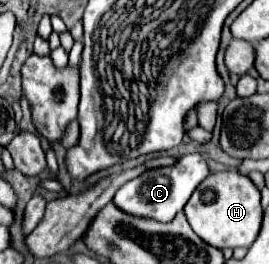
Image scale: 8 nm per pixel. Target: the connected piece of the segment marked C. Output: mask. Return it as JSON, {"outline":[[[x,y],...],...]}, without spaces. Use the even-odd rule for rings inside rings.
{"outline":[[[199,153],[183,155],[183,157],[179,157],[175,167],[159,167],[159,169],[153,169],[153,171],[145,171],[143,175],[127,181],[115,193],[113,203],[115,203],[115,207],[125,211],[127,215],[149,217],[149,219],[155,219],[155,221],[161,221],[161,223],[169,223],[169,221],[173,221],[173,217],[179,211],[183,211],[191,193],[197,189],[197,185],[207,175],[209,175],[207,163],[203,161],[203,157]]]}

